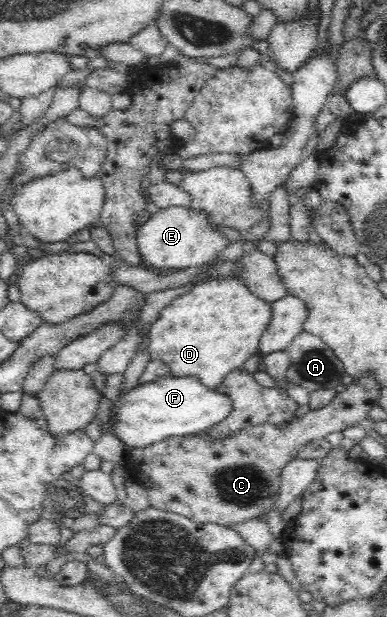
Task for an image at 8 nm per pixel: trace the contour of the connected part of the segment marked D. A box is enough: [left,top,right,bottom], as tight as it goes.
[148,277,271,390]

